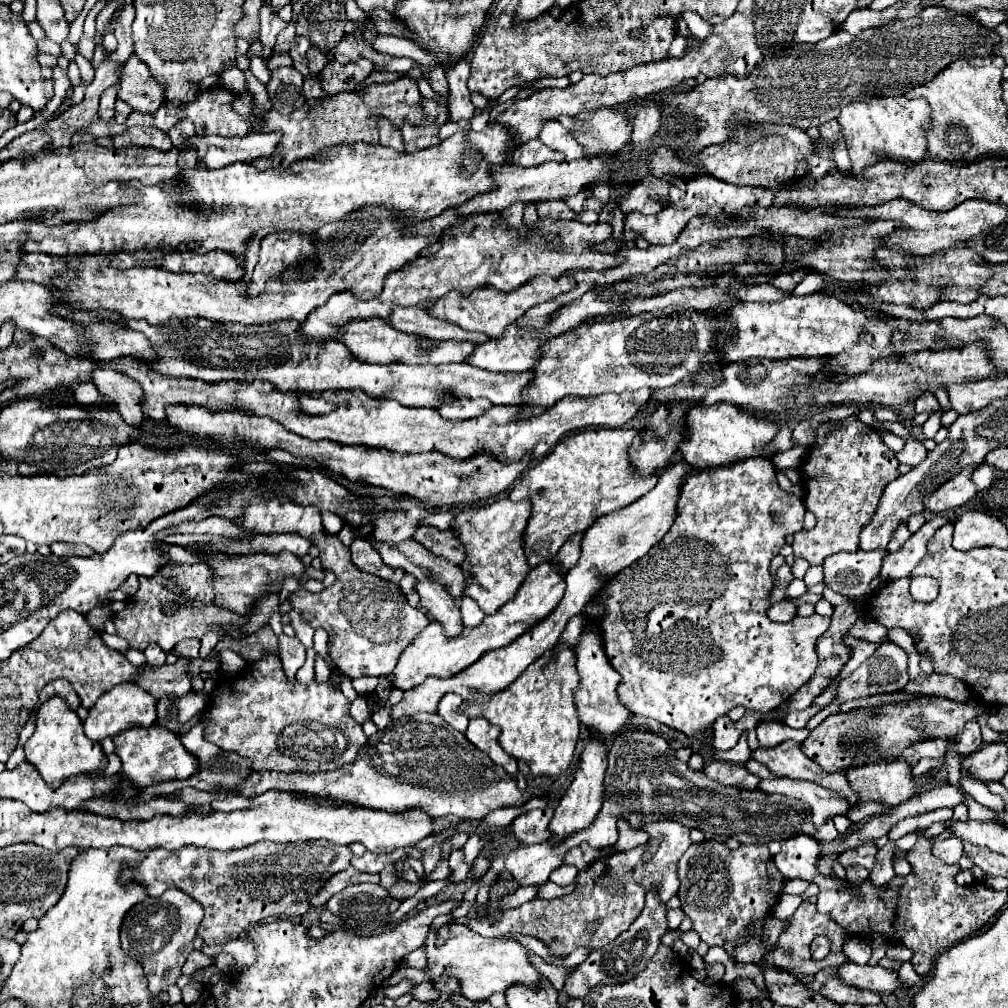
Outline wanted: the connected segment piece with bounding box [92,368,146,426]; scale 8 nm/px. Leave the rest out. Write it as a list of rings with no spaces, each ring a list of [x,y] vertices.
[[[94,368],[92,370],[92,382],[96,384],[98,392],[118,408],[122,418],[132,424],[140,426],[146,416],[142,414],[142,388],[136,380],[116,372],[114,368]]]

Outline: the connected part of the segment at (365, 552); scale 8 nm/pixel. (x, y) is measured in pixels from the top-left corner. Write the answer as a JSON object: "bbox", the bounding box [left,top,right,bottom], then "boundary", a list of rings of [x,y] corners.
{"bbox":[350,538,404,582],"boundary":[[[354,538],[354,542],[350,544],[350,552],[352,552],[352,560],[354,564],[362,570],[362,572],[370,572],[370,574],[376,574],[384,580],[390,580],[390,582],[400,582],[402,576],[404,576],[404,570],[402,568],[392,568],[392,566],[386,566],[382,562],[382,558],[378,556],[376,550],[372,550],[372,546],[362,540],[362,538]]]}

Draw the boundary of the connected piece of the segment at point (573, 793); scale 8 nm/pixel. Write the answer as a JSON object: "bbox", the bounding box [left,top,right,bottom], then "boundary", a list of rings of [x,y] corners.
{"bbox":[550,732,608,840],"boundary":[[[590,732],[584,750],[580,754],[580,766],[574,774],[574,782],[570,784],[570,788],[566,790],[566,794],[562,796],[558,808],[554,810],[554,818],[550,820],[550,830],[554,832],[552,840],[562,840],[586,826],[592,824],[594,816],[598,814],[598,810],[602,808],[602,800],[604,800],[604,772],[606,772],[606,764],[608,764],[608,746],[604,740],[596,738],[598,734]]]}

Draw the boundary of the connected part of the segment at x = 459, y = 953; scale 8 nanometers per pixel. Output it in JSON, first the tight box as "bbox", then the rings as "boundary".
{"bbox":[422,922,538,1000],"boundary":[[[452,922],[448,924],[450,934],[448,938],[438,944],[438,930],[430,928],[422,948],[426,954],[426,966],[430,980],[440,980],[442,976],[456,978],[460,984],[462,996],[468,1000],[488,1000],[494,992],[506,992],[510,984],[538,984],[538,972],[528,962],[528,950],[514,940],[500,940],[500,938],[482,938],[480,934],[472,932],[466,924]]]}

